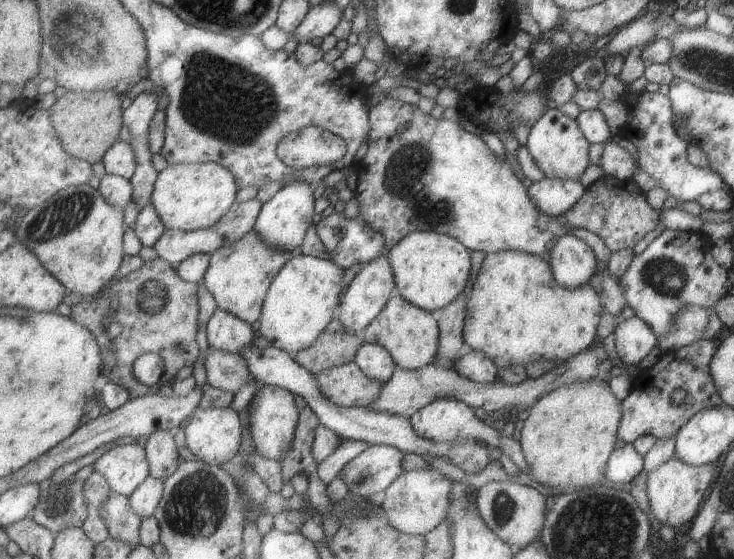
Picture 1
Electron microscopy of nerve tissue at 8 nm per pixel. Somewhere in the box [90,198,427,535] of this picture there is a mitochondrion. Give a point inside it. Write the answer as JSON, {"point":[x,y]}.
{"point":[154,298]}

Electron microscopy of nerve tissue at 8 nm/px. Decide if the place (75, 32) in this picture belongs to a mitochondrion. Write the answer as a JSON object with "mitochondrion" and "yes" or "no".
{"mitochondrion":"yes"}

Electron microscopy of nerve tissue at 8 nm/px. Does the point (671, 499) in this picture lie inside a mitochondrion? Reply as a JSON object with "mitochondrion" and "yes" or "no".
{"mitochondrion":"no"}

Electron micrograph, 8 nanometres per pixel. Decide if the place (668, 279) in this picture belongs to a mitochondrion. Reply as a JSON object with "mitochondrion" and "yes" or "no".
{"mitochondrion":"yes"}

